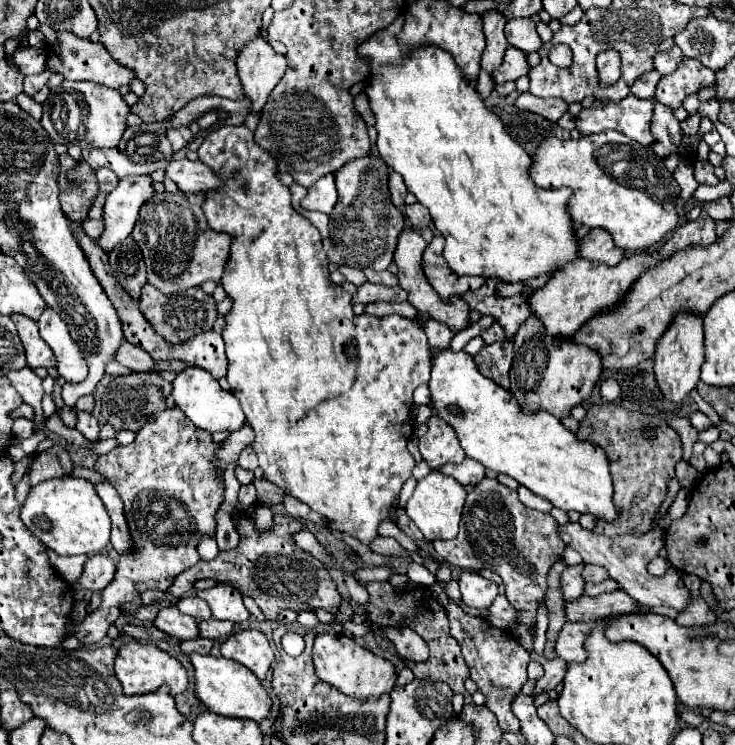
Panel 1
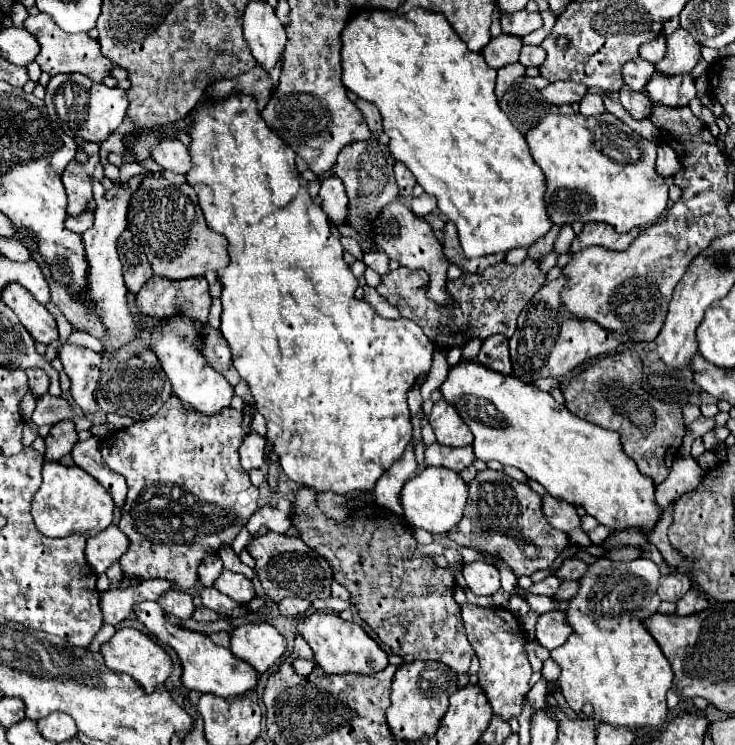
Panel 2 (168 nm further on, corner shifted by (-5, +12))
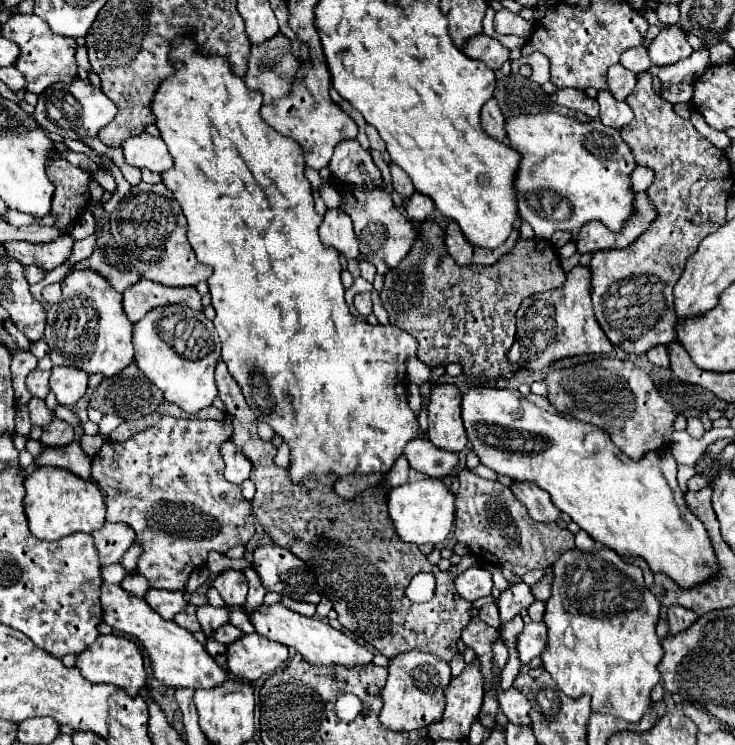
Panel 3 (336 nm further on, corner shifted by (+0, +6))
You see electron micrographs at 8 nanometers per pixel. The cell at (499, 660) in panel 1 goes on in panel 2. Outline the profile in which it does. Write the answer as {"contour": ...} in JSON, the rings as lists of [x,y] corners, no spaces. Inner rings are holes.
{"contour":[[[462,604],[462,620],[466,626],[468,640],[480,660],[478,684],[488,696],[488,702],[496,714],[504,720],[520,716],[526,694],[530,692],[530,662],[524,650],[524,634],[516,616],[502,608],[480,608],[474,604]]]}

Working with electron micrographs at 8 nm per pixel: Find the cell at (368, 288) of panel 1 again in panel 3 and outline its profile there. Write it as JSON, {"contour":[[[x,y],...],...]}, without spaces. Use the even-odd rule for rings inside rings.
{"contour":[[[431,220],[421,224],[421,232],[417,242],[411,250],[411,258],[401,262],[397,270],[389,270],[385,274],[385,288],[381,290],[381,302],[389,314],[389,322],[401,330],[413,334],[419,342],[417,358],[431,368],[437,364],[461,362],[463,374],[469,378],[487,376],[487,378],[511,378],[517,372],[517,366],[509,366],[505,360],[505,352],[513,344],[515,338],[515,312],[521,302],[527,298],[525,292],[531,296],[535,292],[545,292],[561,286],[565,282],[565,274],[559,266],[559,256],[551,242],[543,240],[519,240],[501,262],[493,266],[457,266],[453,258],[445,250],[445,232]]]}

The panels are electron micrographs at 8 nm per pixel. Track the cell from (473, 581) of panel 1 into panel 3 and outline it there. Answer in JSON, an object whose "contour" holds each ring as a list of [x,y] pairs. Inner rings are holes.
{"contour":[[[467,568],[465,572],[461,572],[461,574],[457,576],[455,588],[457,588],[457,592],[459,592],[465,600],[475,602],[475,600],[479,600],[479,598],[491,594],[493,580],[491,580],[489,570],[483,570],[483,568]]]}

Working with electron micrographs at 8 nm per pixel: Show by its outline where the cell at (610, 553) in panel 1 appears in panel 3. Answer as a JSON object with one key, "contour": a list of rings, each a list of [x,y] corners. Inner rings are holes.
{"contour":[[[517,482],[511,486],[511,490],[527,506],[529,516],[535,522],[557,522],[561,518],[561,512],[557,506],[553,506],[549,494],[539,486],[533,486],[531,482]]]}

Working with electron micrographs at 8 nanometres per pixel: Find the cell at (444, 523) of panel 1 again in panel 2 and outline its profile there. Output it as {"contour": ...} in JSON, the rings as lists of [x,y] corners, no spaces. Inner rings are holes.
{"contour":[[[428,466],[418,476],[410,478],[404,484],[400,498],[402,498],[404,518],[410,522],[412,528],[424,528],[432,534],[446,534],[462,518],[468,498],[468,486],[458,472]]]}

